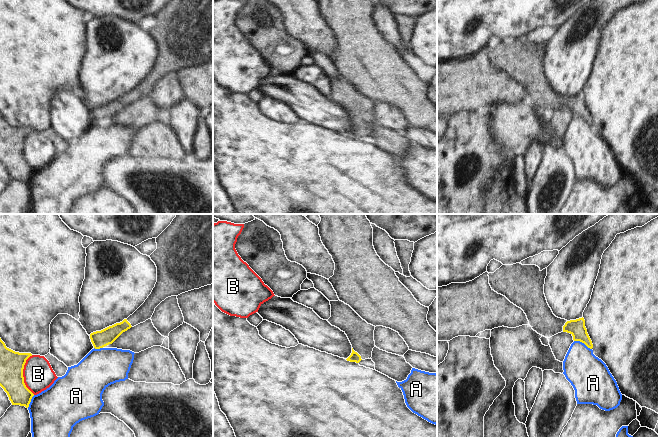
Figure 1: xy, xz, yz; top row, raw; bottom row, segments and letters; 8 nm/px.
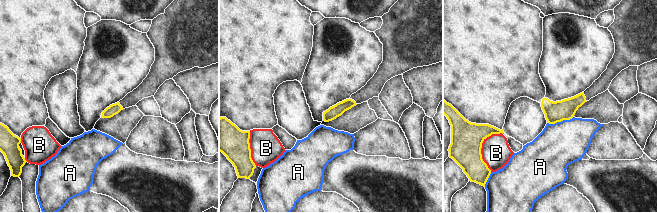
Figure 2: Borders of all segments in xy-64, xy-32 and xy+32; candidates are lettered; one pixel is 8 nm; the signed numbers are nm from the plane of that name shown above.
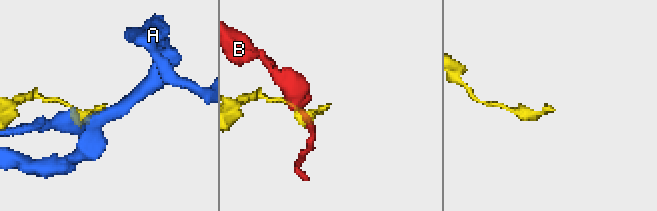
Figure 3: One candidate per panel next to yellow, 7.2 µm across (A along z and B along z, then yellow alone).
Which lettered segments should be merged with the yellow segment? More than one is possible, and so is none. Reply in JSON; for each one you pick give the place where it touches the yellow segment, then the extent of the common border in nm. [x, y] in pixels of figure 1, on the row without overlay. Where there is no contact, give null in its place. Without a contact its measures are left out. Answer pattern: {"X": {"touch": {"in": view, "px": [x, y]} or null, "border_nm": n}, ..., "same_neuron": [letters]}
{"same_neuron": []}

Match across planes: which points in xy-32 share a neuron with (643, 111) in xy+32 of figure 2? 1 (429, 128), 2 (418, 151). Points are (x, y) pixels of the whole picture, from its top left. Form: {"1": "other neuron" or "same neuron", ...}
{"1": "other neuron", "2": "same neuron"}

